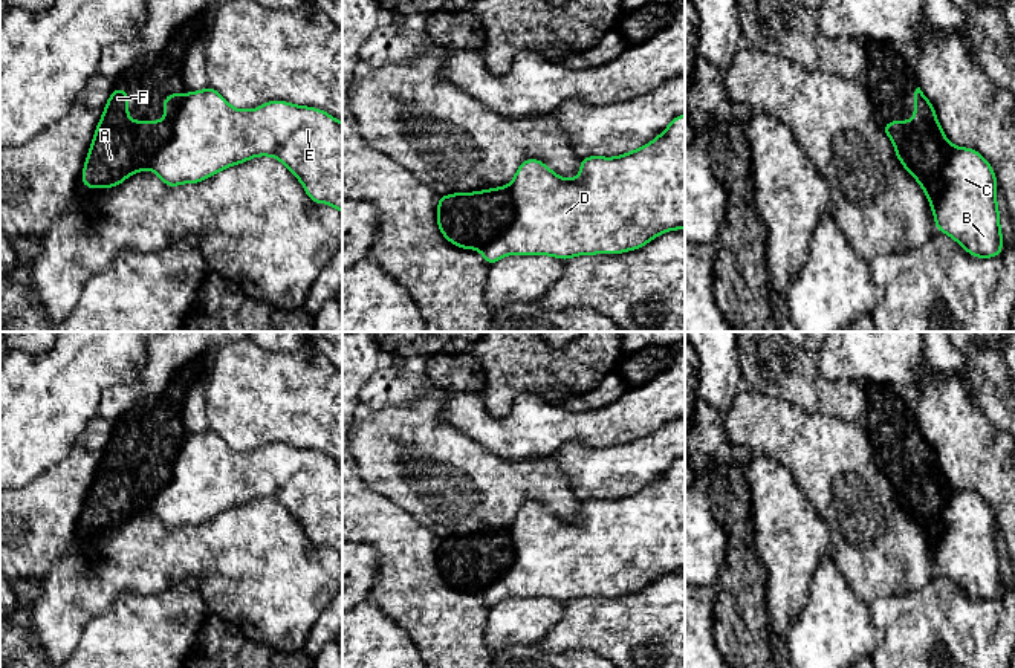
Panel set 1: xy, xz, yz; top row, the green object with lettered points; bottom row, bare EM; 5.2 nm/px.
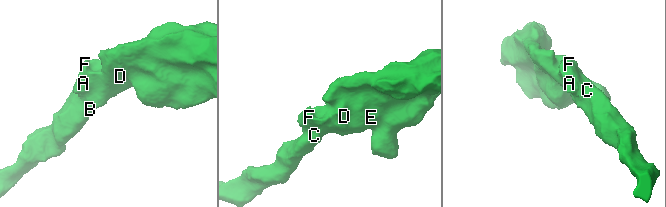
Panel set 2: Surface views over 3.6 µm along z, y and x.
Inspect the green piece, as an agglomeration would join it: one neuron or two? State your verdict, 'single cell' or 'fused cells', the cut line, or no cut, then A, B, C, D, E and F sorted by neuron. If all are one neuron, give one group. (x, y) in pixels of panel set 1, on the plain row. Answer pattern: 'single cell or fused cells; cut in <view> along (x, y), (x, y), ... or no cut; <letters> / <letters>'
fused cells; cut in xz along (508, 528), (502, 548), (483, 548), (466, 566), (468, 590); A F / B C D E

